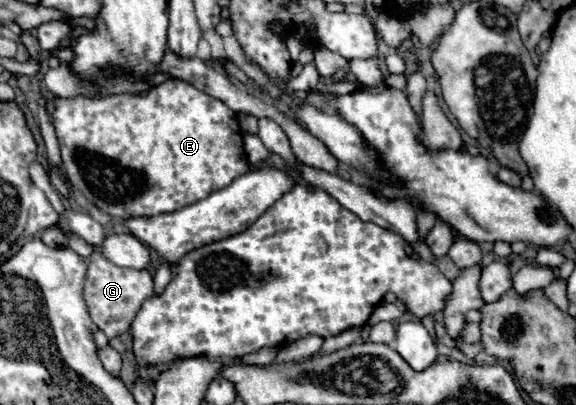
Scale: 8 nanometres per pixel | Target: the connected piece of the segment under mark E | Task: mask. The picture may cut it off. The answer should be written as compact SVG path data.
M167 78L163 84L153 86L149 92L145 94L111 94L111 96L75 96L75 98L55 98L53 102L53 126L55 126L55 134L59 140L59 148L61 148L61 160L63 160L63 168L65 168L65 176L71 184L71 188L77 188L93 206L97 206L99 210L103 210L105 214L109 214L111 218L117 220L127 220L127 218L135 218L135 216L157 216L157 214L165 214L165 212L175 212L181 210L197 200L207 198L211 192L227 188L237 176L251 172L251 164L245 156L243 150L243 134L237 122L237 114L225 106L221 100L193 88L191 84L177 80L177 78Z

